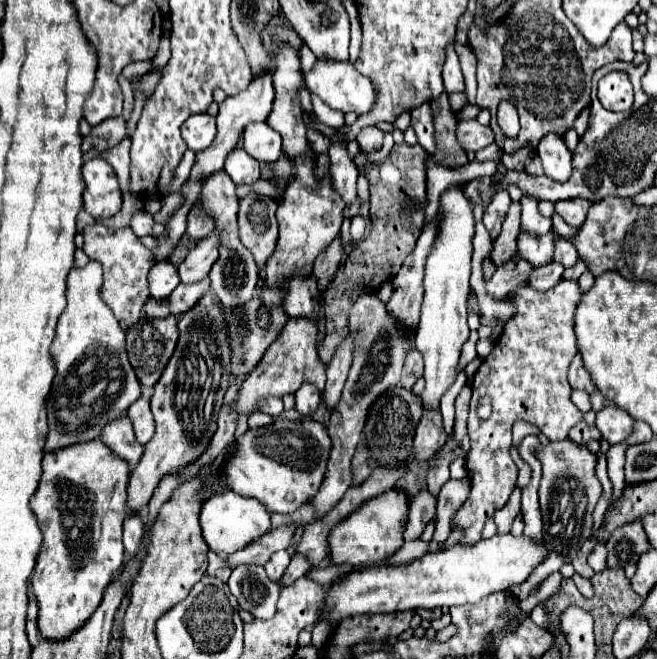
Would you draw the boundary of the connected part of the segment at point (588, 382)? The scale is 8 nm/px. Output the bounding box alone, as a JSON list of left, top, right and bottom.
[568,353,596,393]

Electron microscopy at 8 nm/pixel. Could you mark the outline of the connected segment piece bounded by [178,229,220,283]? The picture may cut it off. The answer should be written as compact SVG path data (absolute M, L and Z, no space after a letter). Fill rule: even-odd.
M214 229L204 241L196 243L194 249L188 251L186 259L180 263L180 281L182 283L196 283L204 277L208 277L212 265L216 263L218 257L218 247L220 247L220 231Z

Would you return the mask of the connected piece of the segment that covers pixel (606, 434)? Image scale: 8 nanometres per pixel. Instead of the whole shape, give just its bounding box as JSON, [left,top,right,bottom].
[596,405,634,445]

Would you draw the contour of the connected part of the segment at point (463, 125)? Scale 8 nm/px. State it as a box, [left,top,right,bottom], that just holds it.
[456,119,494,153]

